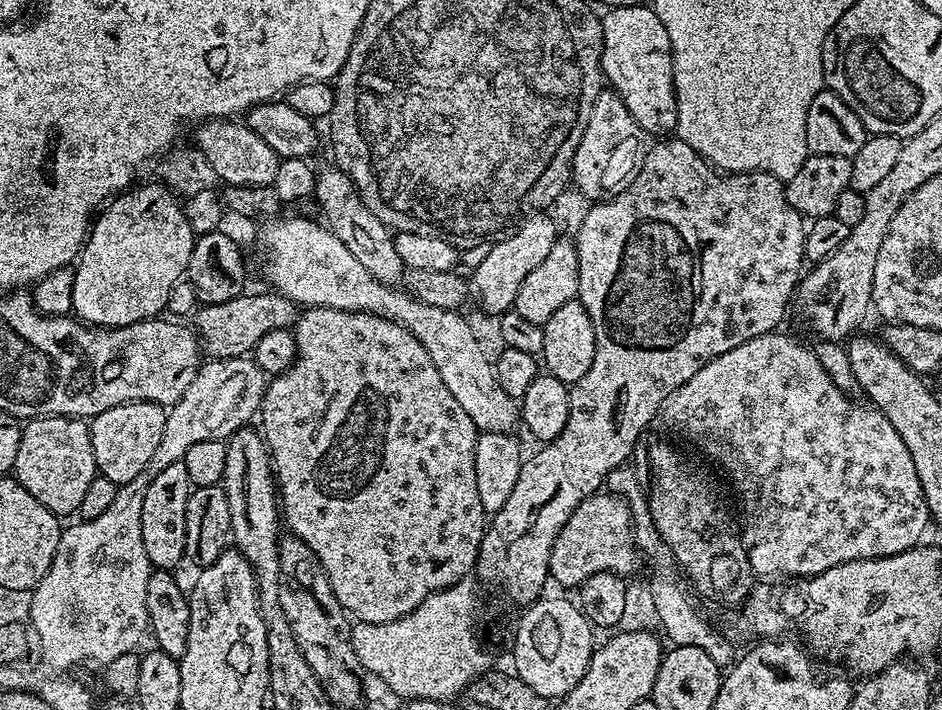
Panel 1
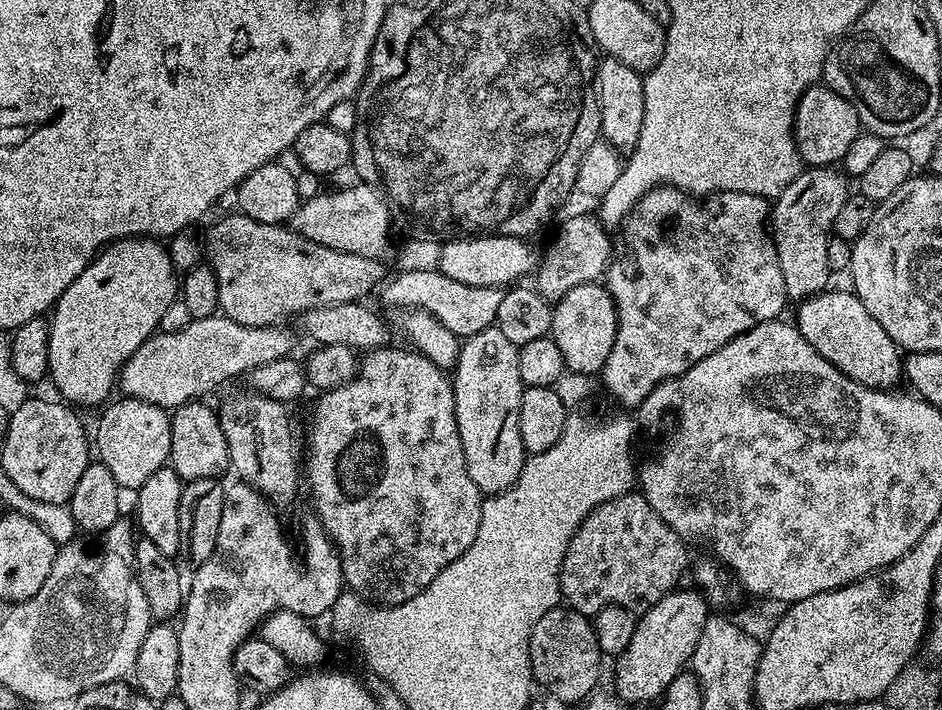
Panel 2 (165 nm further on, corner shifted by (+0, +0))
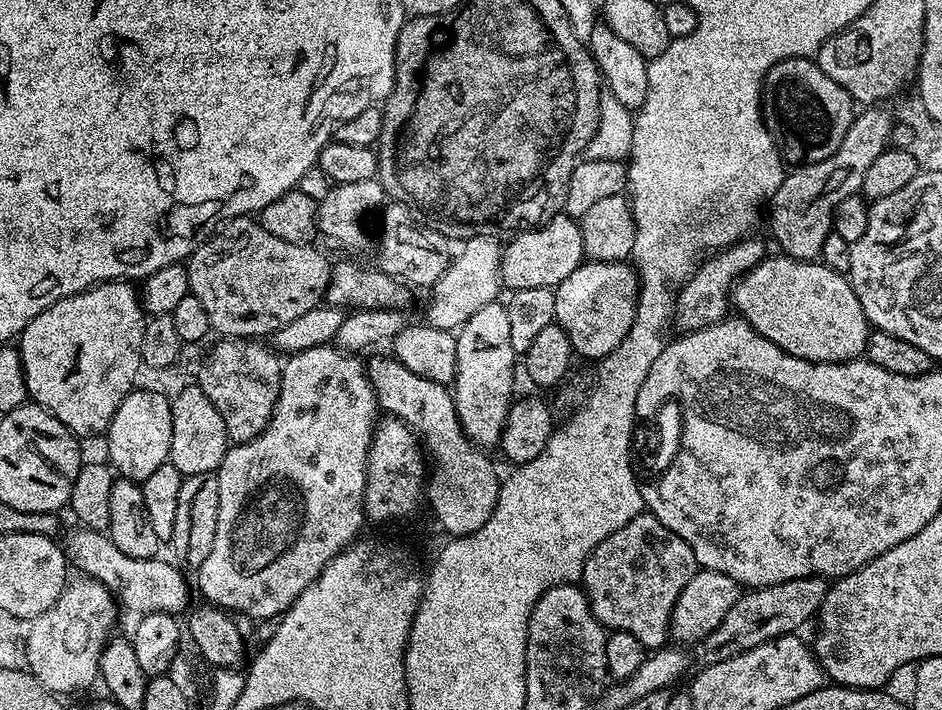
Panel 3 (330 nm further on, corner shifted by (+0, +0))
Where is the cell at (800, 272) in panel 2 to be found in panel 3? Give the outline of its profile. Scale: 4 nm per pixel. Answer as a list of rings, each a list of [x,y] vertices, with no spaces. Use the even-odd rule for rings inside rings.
[[[884,106],[865,107],[861,111],[864,113],[861,116],[859,113],[853,119],[850,130],[846,130],[846,138],[842,138],[842,146],[838,146],[838,150],[834,150],[834,154],[830,154],[830,158],[826,158],[817,164],[804,164],[803,166],[793,167],[785,175],[784,180],[780,183],[778,190],[770,201],[772,236],[780,243],[779,251],[783,255],[795,260],[809,262],[815,261],[819,257],[822,242],[826,242],[826,238],[833,231],[832,219],[838,202],[842,202],[842,198],[850,198],[860,192],[862,178],[866,178],[866,169],[874,163],[874,158],[878,158],[878,154],[882,154],[885,148],[889,147],[894,127],[894,117],[892,118],[886,109],[887,107]]]

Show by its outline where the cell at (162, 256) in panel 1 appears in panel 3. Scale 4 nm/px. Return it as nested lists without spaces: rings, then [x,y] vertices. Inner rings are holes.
[[[122,280],[98,284],[86,292],[62,298],[42,310],[42,314],[31,320],[18,337],[31,403],[41,404],[77,438],[96,436],[99,432],[100,435],[107,433],[122,398],[126,398],[129,392],[133,391],[137,383],[136,375],[142,372],[140,355],[145,319],[144,305],[137,289]]]

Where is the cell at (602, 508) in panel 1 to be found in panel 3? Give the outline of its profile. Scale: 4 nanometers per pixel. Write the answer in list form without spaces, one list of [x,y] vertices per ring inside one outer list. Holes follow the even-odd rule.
[[[645,510],[639,516],[630,518],[622,530],[614,530],[614,534],[598,542],[590,558],[586,558],[582,587],[594,618],[598,618],[605,629],[634,634],[634,638],[638,638],[646,650],[655,650],[669,643],[674,604],[678,602],[682,590],[686,590],[686,582],[690,582],[697,571],[694,550],[690,550],[690,546],[686,546],[686,542],[682,542],[674,530],[666,530],[658,518]]]

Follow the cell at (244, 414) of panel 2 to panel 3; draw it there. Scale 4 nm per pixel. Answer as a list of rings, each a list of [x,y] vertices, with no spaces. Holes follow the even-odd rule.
[[[220,338],[215,342],[200,368],[198,383],[206,398],[214,402],[214,410],[222,414],[229,441],[244,444],[262,434],[270,422],[280,393],[282,360],[271,347],[264,345],[267,343],[256,338]]]

